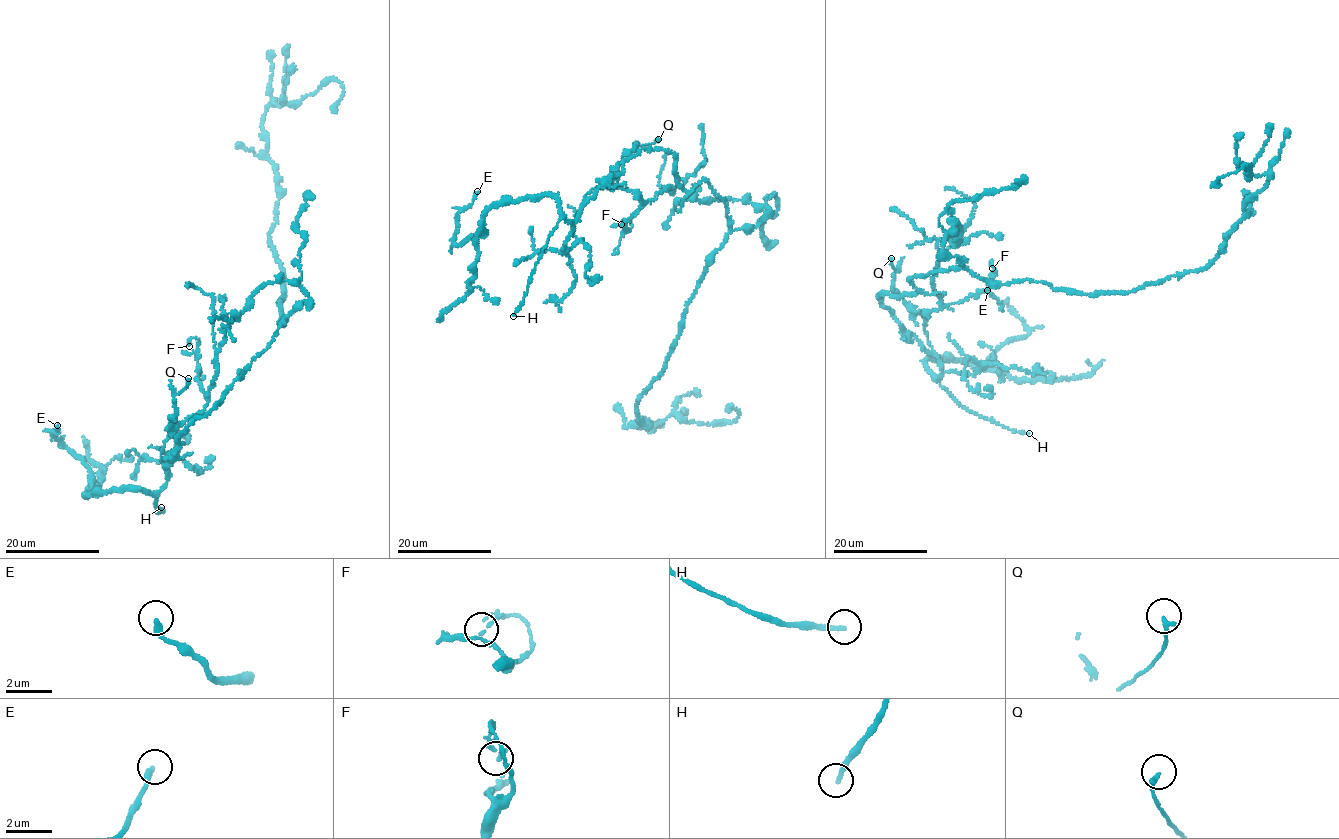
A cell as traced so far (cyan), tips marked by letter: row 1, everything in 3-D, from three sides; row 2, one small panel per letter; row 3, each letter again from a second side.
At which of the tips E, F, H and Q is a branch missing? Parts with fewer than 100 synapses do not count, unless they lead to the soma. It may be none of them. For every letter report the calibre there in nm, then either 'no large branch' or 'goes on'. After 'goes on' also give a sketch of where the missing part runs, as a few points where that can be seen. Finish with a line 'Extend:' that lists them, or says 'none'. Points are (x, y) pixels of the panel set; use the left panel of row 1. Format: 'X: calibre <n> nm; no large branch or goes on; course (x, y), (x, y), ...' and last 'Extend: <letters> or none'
E: calibre 280 nm; no large branch
F: calibre 130 nm; no large branch
H: calibre 220 nm; goes on; course (161, 507), (190, 493), (192, 466), (259, 486), (278, 478), (330, 434), (357, 435)
Q: calibre 190 nm; no large branch
Extend: H

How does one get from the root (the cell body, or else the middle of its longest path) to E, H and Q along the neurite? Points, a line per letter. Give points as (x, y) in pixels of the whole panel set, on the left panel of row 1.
E: (277, 331), (178, 437), (156, 493), (124, 487), (85, 496), (88, 469), (52, 435), (57, 425)
H: (277, 331), (218, 404), (178, 437), (181, 445), (165, 467), (167, 485), (156, 497), (157, 511), (161, 507)
Q: (277, 331), (178, 437), (164, 466), (164, 442), (178, 423), (170, 419), (174, 397), (188, 378)

